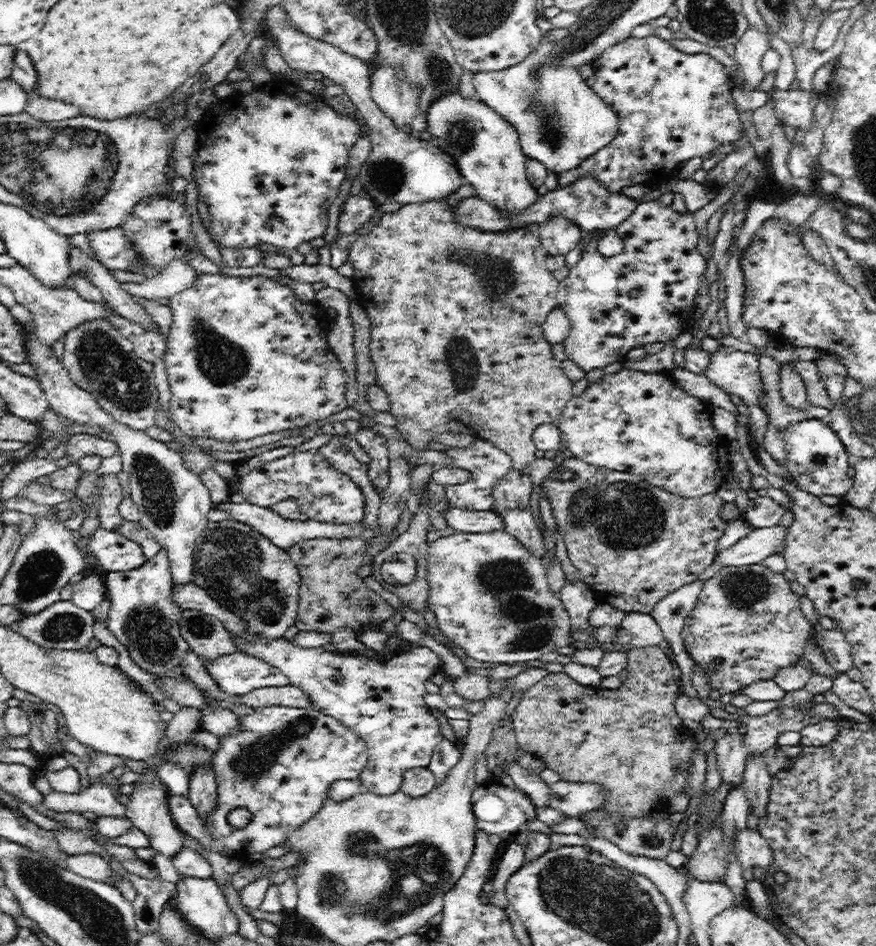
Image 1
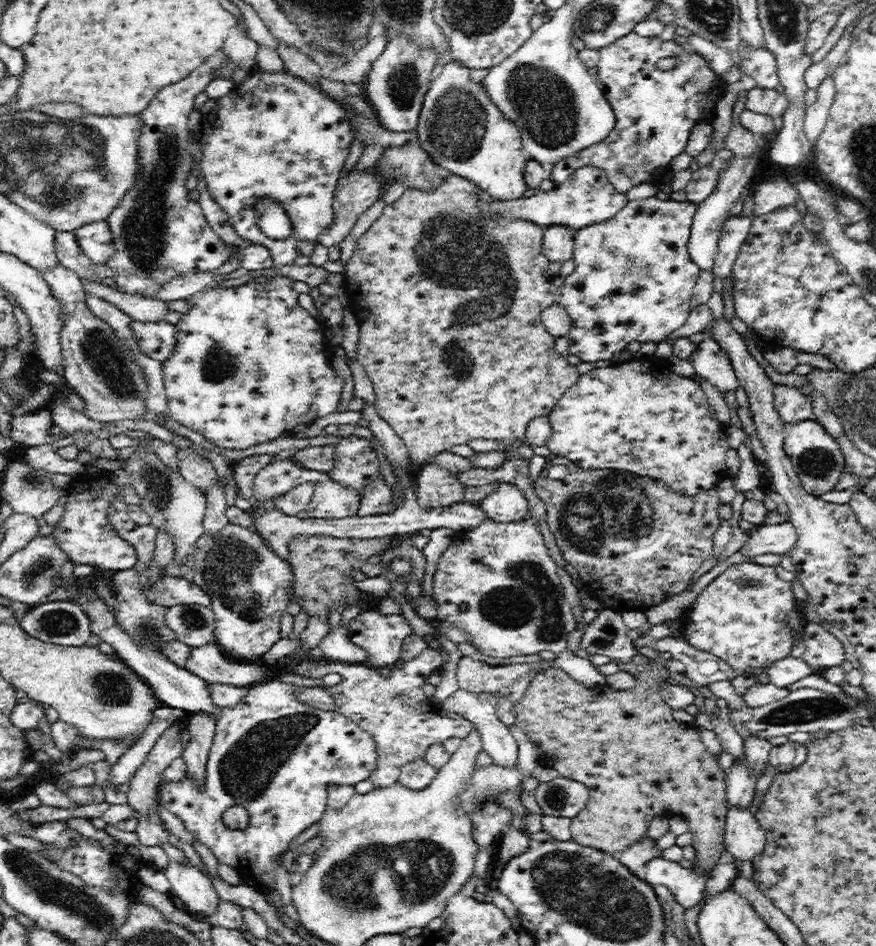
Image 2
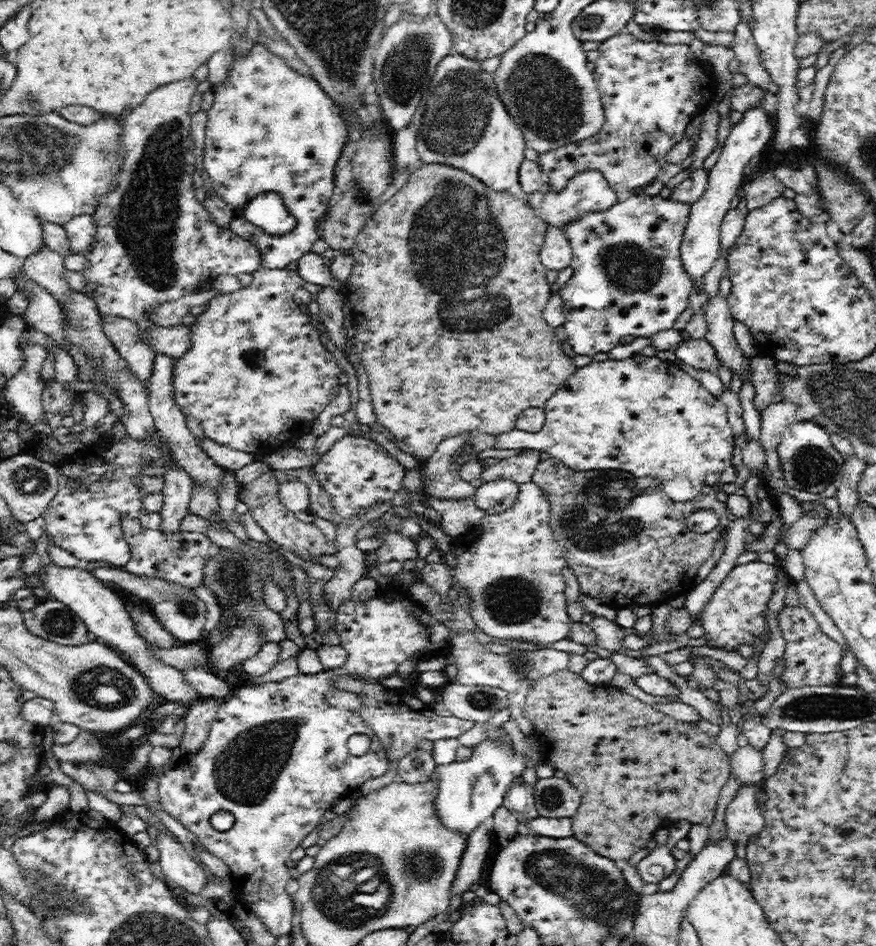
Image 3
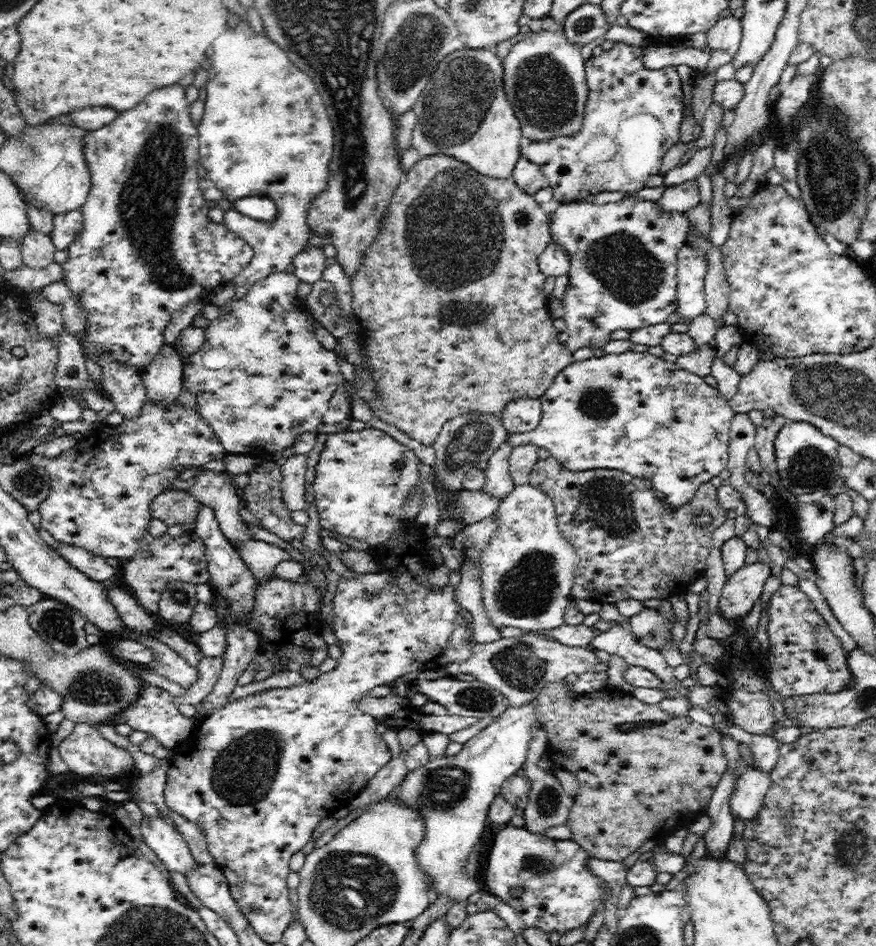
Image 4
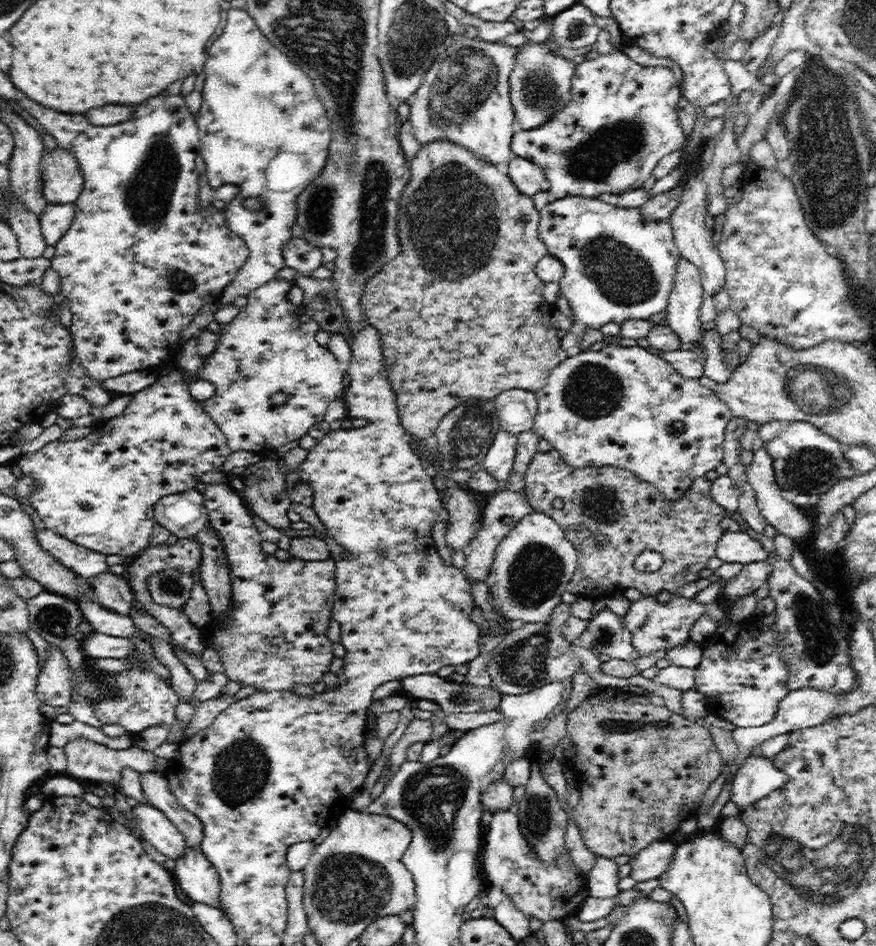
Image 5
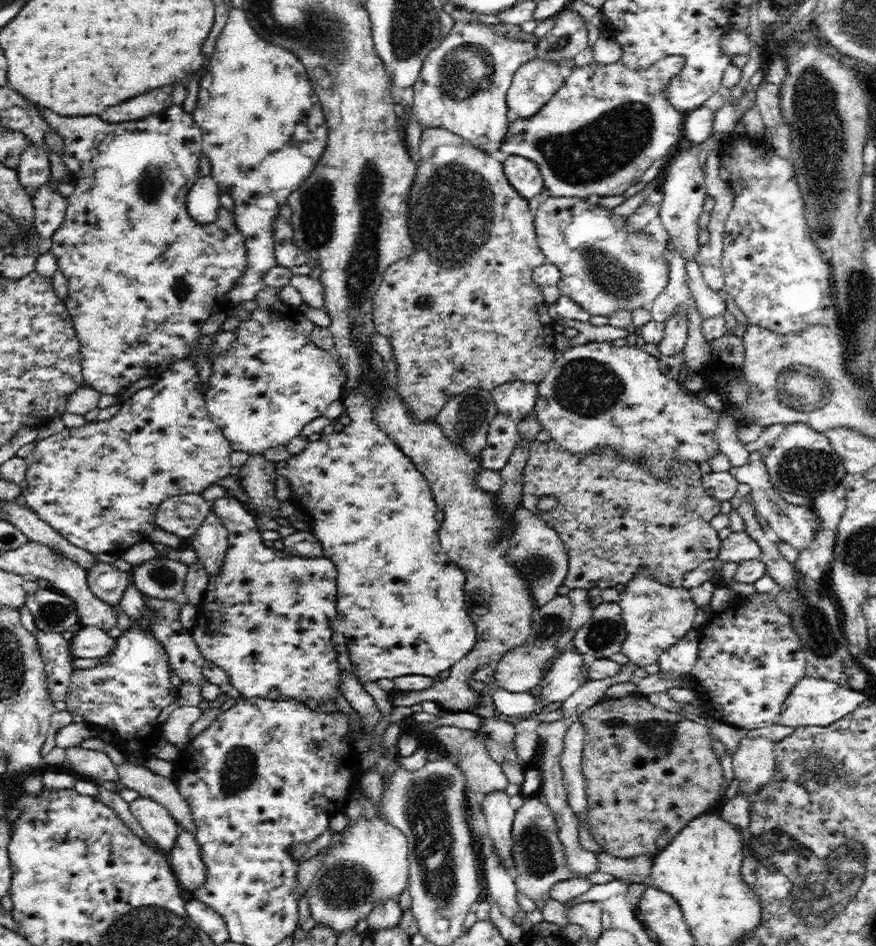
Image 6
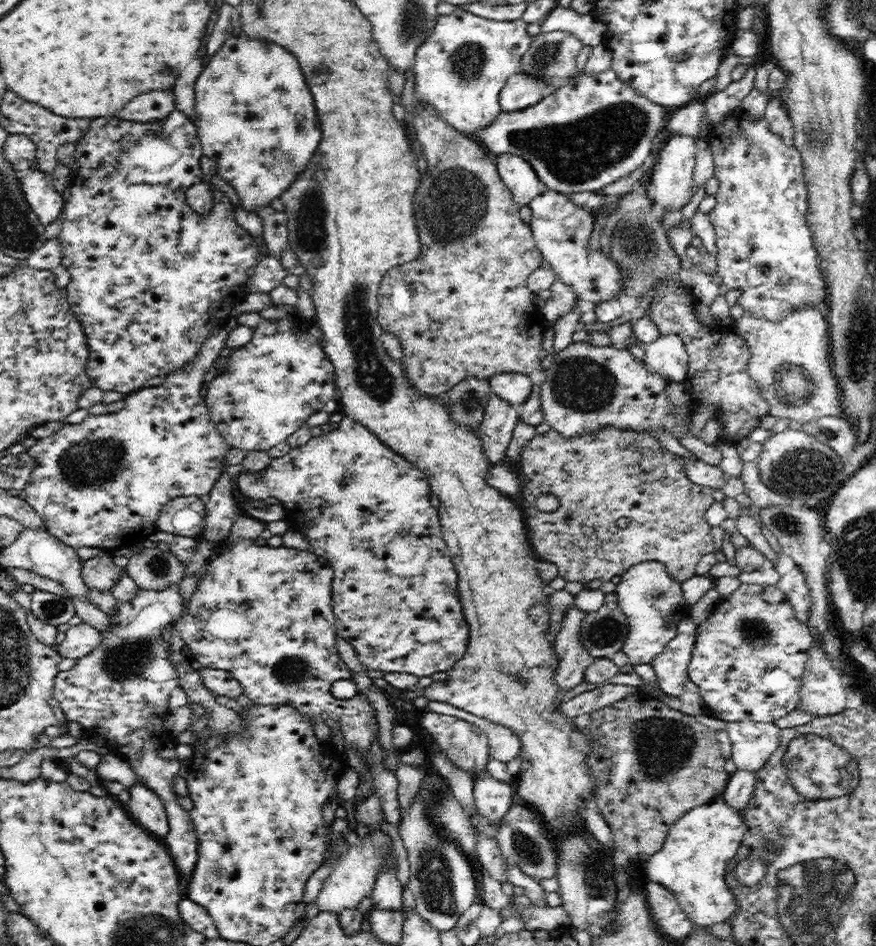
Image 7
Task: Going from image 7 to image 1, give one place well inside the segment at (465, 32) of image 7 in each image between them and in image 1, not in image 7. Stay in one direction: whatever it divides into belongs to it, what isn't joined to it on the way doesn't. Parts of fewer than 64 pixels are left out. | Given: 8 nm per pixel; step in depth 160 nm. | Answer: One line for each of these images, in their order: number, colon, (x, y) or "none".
1: (489, 155)
2: (469, 137)
3: (464, 125)
4: (466, 115)
5: (464, 99)
6: (463, 86)

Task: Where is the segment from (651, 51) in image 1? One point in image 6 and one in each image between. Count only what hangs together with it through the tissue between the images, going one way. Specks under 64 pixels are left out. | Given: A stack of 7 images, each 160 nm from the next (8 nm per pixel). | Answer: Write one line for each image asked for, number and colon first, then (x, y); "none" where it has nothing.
2: (656, 110)
3: (651, 91)
4: (634, 115)
5: (622, 121)
6: (609, 123)

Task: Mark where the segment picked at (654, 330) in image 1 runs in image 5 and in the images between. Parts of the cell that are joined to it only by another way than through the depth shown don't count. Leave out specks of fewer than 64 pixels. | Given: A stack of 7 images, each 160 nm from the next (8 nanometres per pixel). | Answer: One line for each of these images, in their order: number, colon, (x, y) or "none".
2: (633, 278)
3: (629, 278)
4: (623, 276)
5: (619, 266)

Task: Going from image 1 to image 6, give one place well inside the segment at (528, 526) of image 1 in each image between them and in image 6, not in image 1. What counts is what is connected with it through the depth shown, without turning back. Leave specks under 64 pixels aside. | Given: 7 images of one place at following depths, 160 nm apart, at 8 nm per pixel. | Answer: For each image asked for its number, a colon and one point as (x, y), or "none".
2: (507, 505)
3: (493, 498)
4: (498, 484)
5: (498, 463)
6: (503, 440)

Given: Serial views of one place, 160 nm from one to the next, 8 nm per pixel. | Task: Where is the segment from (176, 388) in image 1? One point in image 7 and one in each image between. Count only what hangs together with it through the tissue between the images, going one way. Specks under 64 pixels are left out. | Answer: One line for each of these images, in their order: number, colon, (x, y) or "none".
2: (235, 344)
3: (255, 371)
4: (260, 379)
5: (273, 381)
6: (272, 380)
7: (266, 390)

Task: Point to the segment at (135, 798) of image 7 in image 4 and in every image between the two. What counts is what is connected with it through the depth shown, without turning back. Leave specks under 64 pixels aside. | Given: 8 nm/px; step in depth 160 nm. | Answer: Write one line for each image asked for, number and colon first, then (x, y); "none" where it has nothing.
4: (170, 846)
5: (156, 828)
6: (155, 820)

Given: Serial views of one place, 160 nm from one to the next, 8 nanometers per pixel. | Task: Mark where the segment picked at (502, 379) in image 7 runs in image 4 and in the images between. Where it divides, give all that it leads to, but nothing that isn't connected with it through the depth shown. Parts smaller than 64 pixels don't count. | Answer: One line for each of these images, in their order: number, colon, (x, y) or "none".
4: (524, 416)
5: (517, 409)
6: (516, 401)

